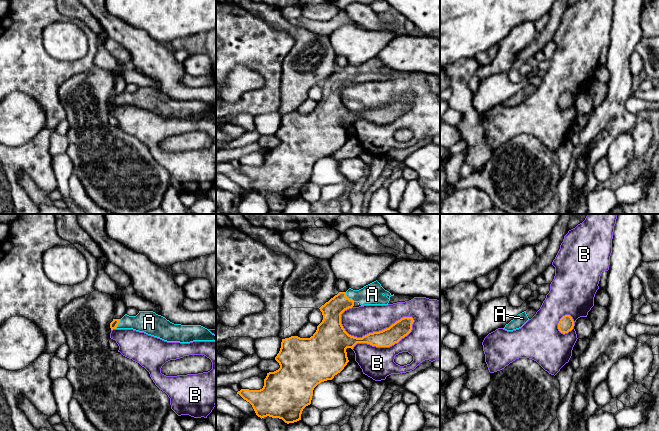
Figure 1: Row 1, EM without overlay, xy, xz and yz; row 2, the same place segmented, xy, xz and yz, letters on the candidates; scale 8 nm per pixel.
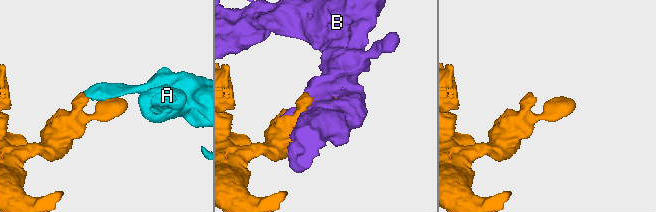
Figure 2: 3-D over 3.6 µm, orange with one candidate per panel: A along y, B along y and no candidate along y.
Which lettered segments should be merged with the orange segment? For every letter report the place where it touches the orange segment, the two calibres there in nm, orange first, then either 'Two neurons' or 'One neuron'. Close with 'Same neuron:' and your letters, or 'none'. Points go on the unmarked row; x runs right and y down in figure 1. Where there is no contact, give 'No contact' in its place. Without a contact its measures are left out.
A: Touches orange at xz (348, 74). Thickness 160 nm (orange) against 180 nm. One neuron
B: Touches orange at xz (372, 109). Thickness 150 nm (orange) against 260 nm. Two neurons
Same neuron: A

